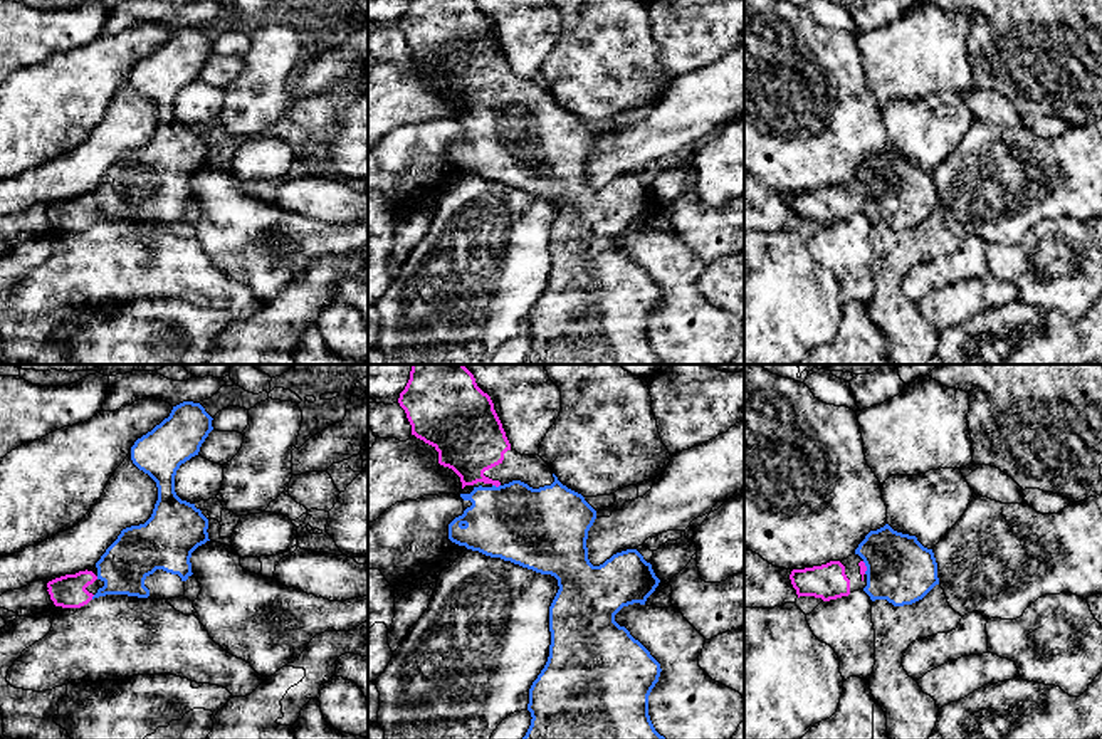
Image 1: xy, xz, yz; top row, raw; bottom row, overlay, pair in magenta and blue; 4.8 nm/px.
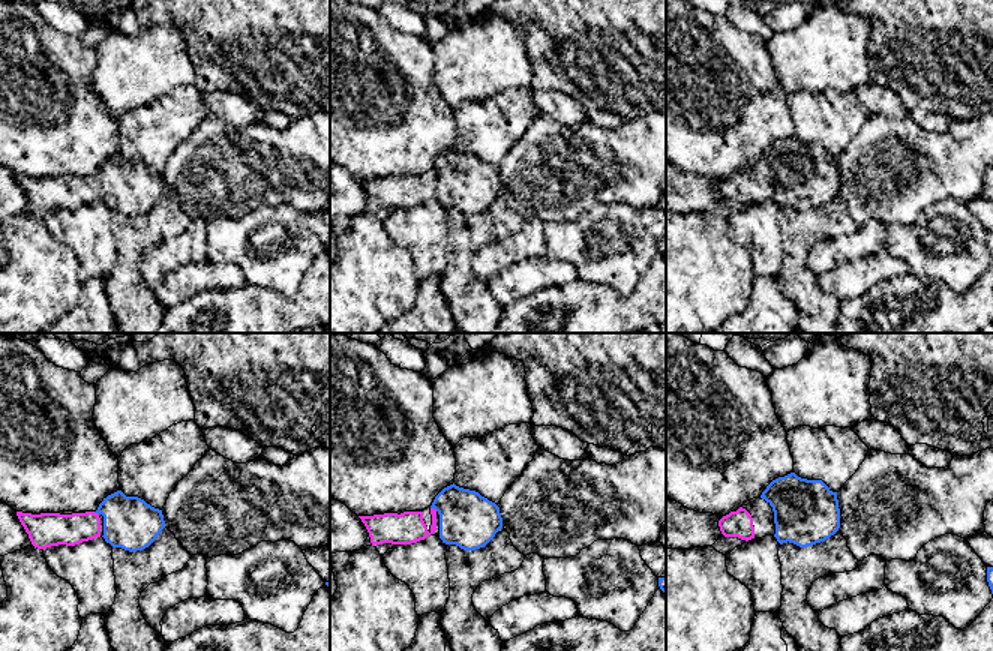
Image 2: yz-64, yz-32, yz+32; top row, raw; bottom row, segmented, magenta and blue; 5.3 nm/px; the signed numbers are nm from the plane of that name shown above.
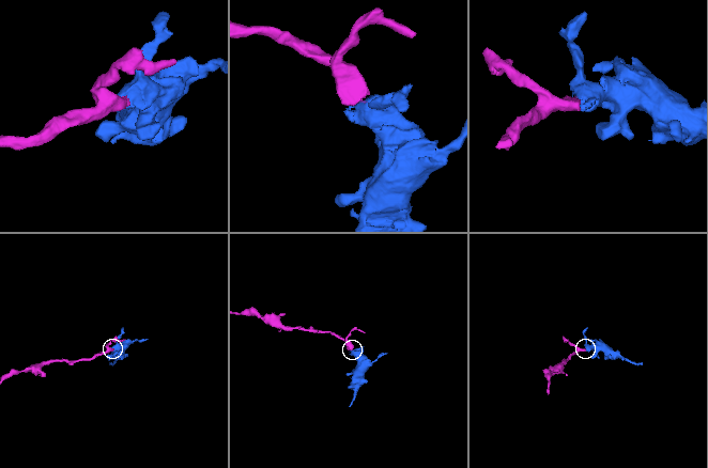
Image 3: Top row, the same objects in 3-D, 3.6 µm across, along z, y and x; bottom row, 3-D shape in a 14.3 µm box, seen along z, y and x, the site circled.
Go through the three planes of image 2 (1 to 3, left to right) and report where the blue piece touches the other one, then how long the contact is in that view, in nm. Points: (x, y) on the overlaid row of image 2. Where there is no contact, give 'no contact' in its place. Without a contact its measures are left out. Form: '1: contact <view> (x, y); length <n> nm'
1: contact yz-64 (96, 513); length 40 nm
2: contact yz-32 (434, 509); length 40 nm
3: no contact

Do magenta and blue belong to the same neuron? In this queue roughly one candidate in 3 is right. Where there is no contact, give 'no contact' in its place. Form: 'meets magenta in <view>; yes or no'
meets magenta in xz; yes

